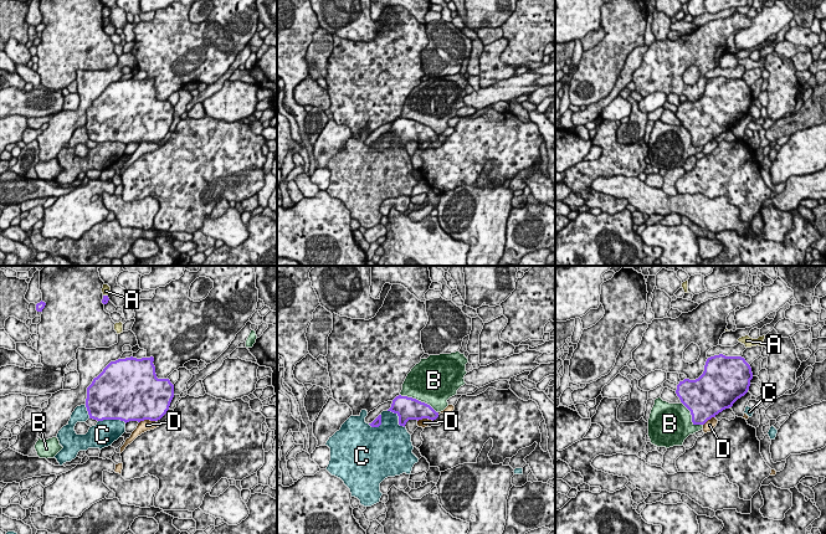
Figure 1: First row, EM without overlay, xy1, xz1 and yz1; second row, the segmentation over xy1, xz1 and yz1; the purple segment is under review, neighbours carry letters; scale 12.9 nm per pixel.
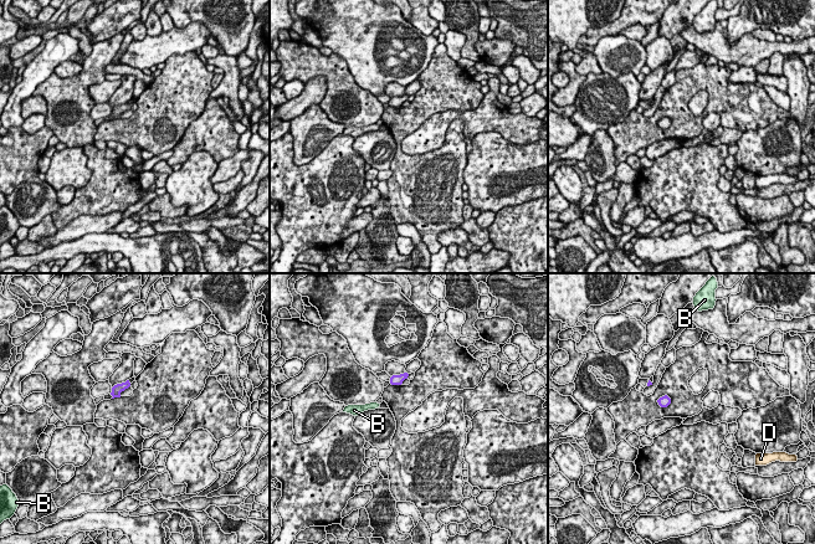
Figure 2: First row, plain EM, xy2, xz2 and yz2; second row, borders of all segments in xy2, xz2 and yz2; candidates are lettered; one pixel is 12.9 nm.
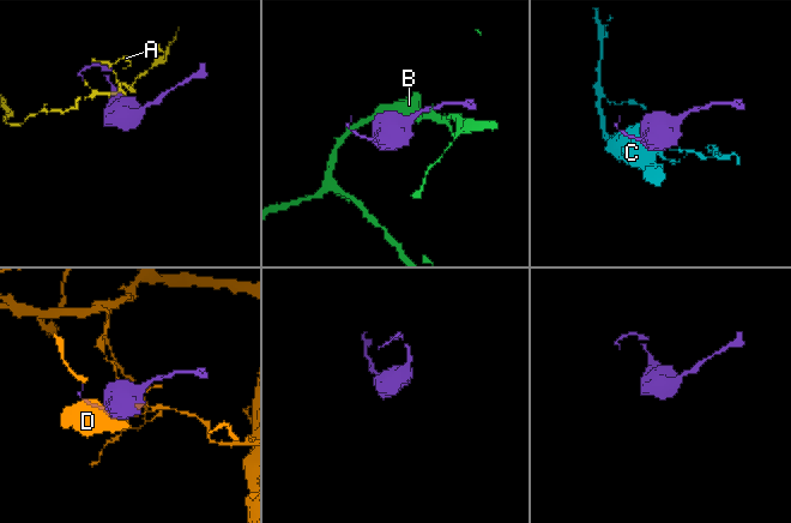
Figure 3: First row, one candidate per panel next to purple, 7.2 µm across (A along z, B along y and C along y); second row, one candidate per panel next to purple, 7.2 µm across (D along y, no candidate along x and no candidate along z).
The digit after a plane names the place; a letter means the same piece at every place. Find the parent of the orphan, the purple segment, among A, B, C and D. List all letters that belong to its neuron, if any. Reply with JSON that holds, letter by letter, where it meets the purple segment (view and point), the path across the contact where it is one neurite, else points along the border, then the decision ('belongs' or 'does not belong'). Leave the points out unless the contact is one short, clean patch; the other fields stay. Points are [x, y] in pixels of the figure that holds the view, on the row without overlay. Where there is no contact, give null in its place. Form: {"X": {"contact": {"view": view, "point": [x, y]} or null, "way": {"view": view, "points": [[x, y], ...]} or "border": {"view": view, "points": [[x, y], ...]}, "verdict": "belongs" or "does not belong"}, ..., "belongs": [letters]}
{"A": {"contact": {"view": "xy1", "point": [106, 18]}, "verdict": "does not belong"}, "B": {"contact": {"view": "xz1", "point": [417, 122]}, "verdict": "does not belong"}, "C": {"contact": {"view": "xy1", "point": [112, 140]}, "verdict": "does not belong"}, "D": {"contact": {"view": "xy1", "point": [147, 140]}, "verdict": "does not belong"}, "belongs": []}

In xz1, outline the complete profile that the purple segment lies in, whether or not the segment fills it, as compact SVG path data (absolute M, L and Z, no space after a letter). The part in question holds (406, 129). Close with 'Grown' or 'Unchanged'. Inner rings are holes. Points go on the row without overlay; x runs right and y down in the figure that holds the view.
M396 118L393 122L391 129L388 132L399 138L399 147L404 148L409 142L436 142L438 134L436 134L430 127L421 124L416 120L407 118Z. Unchanged

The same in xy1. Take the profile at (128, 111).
M125 79L111 83L87 109L89 140L158 143L169 132L174 107L158 101L154 79Z. Unchanged

